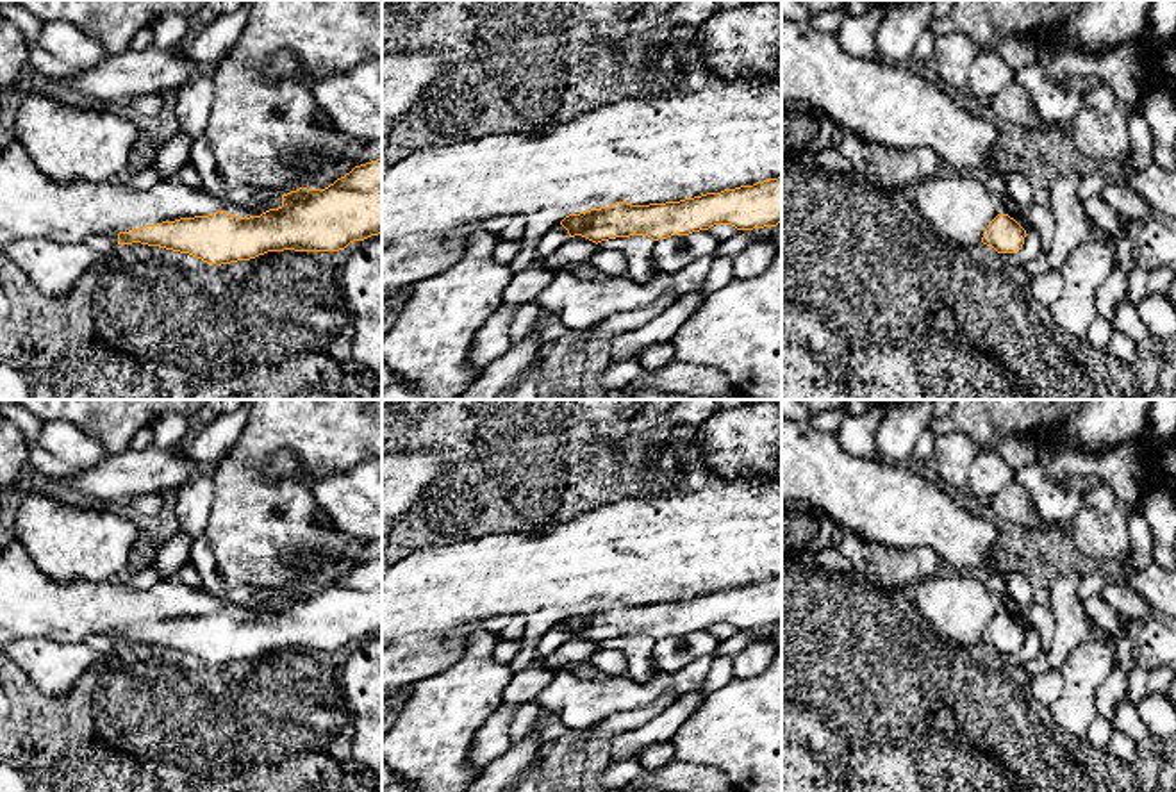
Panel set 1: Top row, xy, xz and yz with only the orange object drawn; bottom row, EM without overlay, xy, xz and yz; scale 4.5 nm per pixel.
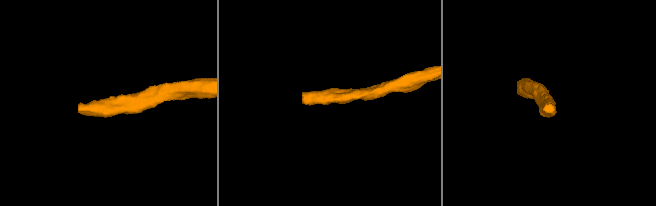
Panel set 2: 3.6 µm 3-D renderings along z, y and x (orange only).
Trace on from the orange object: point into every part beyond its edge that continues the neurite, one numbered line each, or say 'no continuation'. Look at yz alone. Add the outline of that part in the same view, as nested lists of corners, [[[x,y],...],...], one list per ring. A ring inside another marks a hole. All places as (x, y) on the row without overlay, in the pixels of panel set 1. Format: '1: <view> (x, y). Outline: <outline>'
no continuation

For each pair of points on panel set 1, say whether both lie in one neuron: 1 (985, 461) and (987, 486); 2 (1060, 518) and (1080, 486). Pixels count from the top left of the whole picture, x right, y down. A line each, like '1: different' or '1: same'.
1: same
2: different

